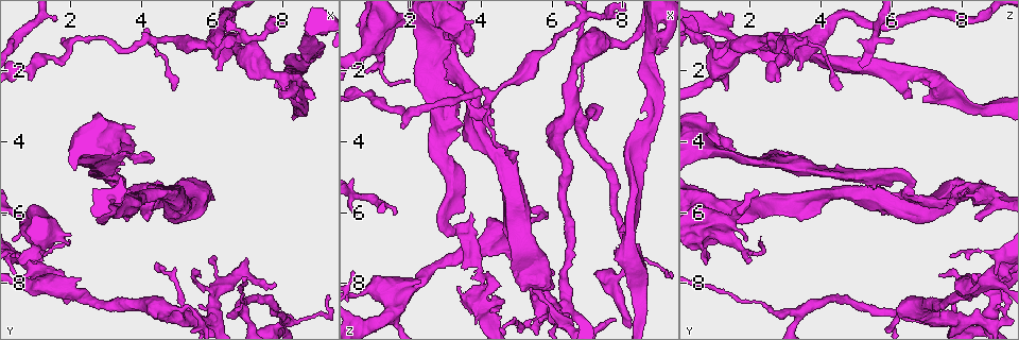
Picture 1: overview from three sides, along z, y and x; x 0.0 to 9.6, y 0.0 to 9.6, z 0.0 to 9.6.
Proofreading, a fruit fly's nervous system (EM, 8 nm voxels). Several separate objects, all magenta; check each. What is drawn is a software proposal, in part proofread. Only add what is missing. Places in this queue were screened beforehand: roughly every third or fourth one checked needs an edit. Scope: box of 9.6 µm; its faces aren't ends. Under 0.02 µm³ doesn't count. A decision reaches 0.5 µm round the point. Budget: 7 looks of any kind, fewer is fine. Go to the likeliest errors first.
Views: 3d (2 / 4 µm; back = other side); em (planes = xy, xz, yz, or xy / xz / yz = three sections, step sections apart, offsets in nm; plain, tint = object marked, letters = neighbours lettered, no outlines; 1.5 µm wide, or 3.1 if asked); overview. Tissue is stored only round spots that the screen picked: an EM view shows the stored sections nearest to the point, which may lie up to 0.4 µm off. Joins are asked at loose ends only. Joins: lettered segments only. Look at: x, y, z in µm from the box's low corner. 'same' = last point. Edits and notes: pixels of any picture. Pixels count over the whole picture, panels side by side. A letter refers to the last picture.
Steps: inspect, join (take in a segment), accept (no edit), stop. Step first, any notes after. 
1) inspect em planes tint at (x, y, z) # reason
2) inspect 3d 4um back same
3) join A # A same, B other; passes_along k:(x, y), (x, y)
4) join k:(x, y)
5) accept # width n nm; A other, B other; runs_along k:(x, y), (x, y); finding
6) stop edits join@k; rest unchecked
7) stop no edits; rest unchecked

inspect em planes tint at (7.80, 8.05, 8.95) # thin end

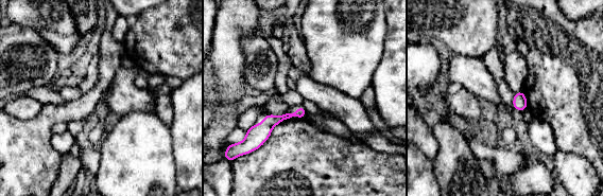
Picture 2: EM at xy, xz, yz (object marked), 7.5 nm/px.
inspect em planes letters same

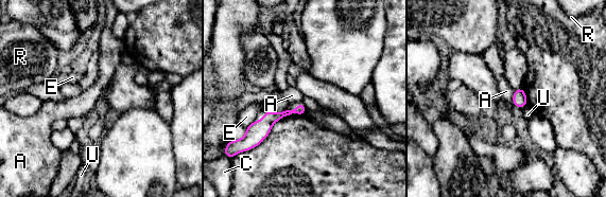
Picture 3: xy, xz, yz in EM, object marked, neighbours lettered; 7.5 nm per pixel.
accept # A other, C other, E other, R other, U other; border 3:(301, 101), (295, 111), (288, 109); no lettered segment goes on from it

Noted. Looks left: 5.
inspect em planes letters at (3.55, 5.25, 5.90) # free end

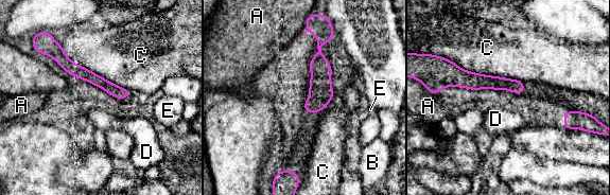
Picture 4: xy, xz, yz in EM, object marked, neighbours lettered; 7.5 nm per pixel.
accept # A other, B other, C other, D other, E other; none of them fits

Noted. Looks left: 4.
inspect 3d 4um at (6.15, 2.05, 3.40) # thick end

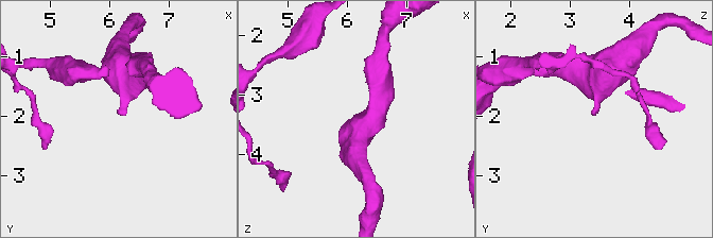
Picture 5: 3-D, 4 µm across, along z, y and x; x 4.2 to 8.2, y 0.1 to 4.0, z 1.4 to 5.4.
inspect em planes letters at (6.20, 2.00, 3.40) # shape alone is not enough

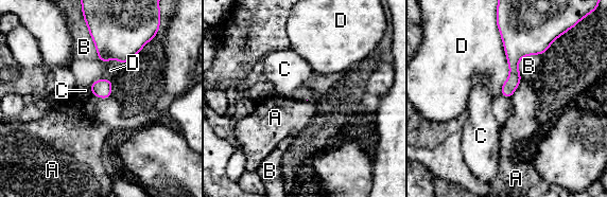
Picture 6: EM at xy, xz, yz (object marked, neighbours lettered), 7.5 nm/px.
accept # A other, B other, C other, D other; border 6:(521, 79), (509, 97); none of them fits

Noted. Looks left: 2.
stop no edits; rest unchecked

